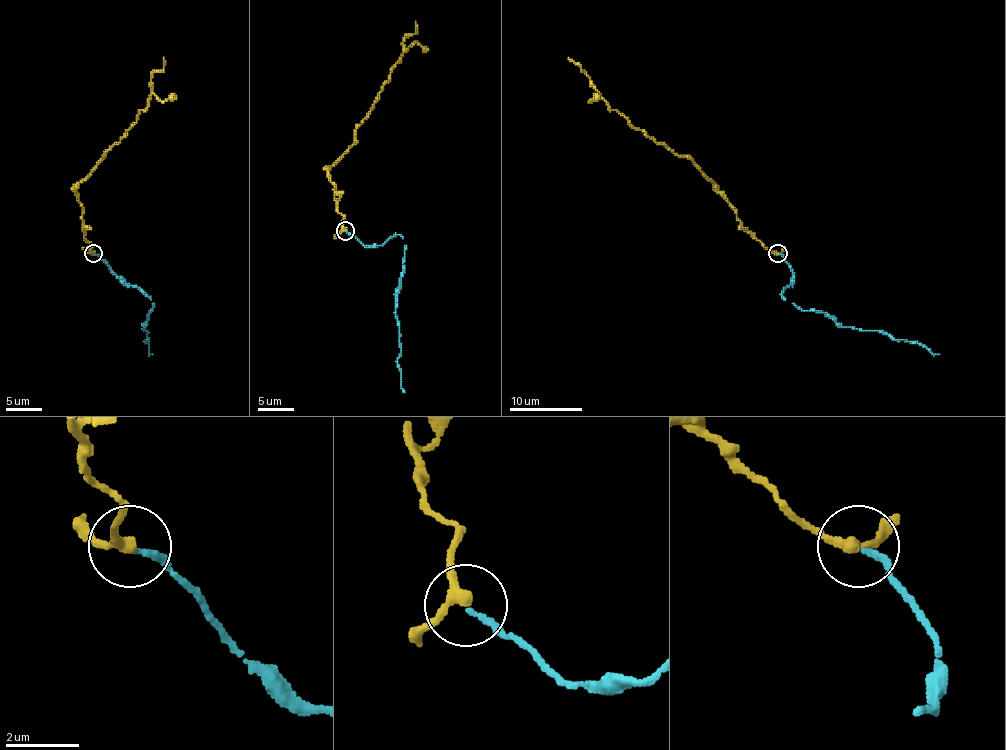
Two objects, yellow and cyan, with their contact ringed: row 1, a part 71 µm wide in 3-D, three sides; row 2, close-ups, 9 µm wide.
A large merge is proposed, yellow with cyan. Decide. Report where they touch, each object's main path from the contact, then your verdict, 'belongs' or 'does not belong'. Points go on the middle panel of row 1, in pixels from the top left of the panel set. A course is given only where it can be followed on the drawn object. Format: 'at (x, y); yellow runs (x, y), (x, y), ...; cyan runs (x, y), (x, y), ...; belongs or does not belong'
at (345, 230); yellow runs (345, 231), (328, 169), (354, 142), (356, 128), (368, 113), (399, 61), (403, 41), (415, 34), (415, 21); cyan runs (345, 231), (365, 245), (381, 245), (397, 235), (403, 238), (403, 274), (395, 296), (397, 367), (404, 392); belongs

